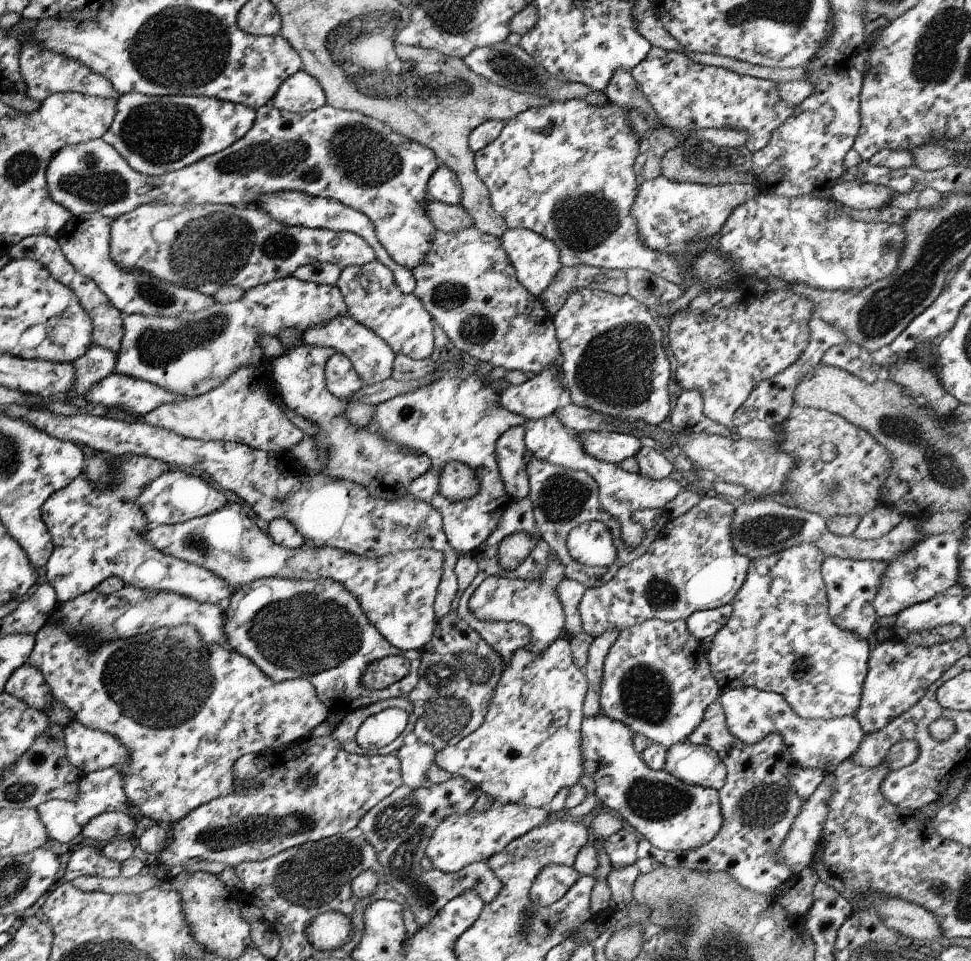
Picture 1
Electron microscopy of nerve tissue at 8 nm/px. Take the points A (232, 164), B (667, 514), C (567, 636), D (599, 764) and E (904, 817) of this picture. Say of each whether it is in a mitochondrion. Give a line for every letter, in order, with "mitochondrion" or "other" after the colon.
A: mitochondrion
B: other
C: other
D: other
E: other

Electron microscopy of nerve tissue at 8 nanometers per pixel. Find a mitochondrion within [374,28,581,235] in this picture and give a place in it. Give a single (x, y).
(508, 67)

